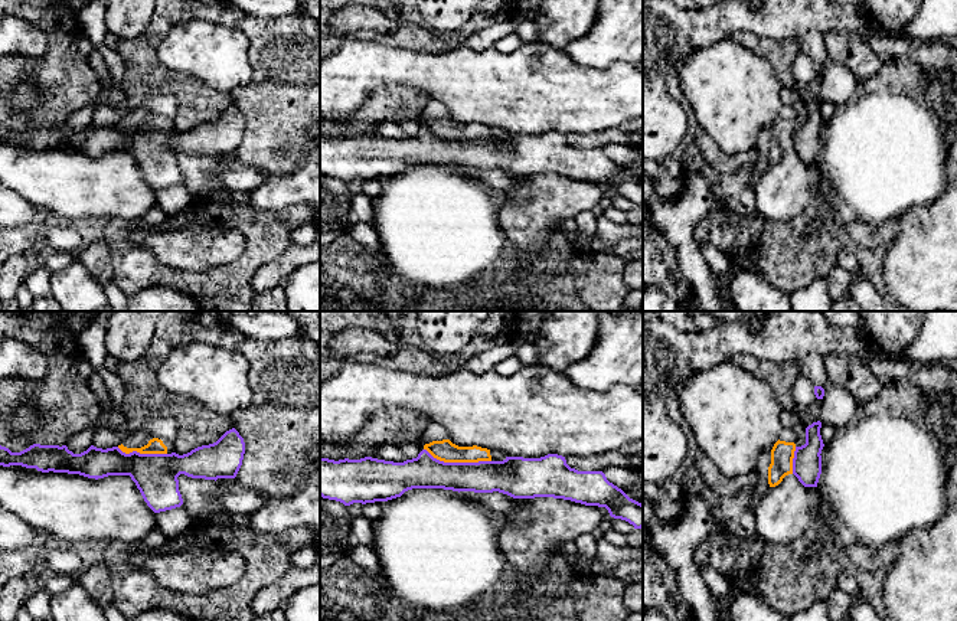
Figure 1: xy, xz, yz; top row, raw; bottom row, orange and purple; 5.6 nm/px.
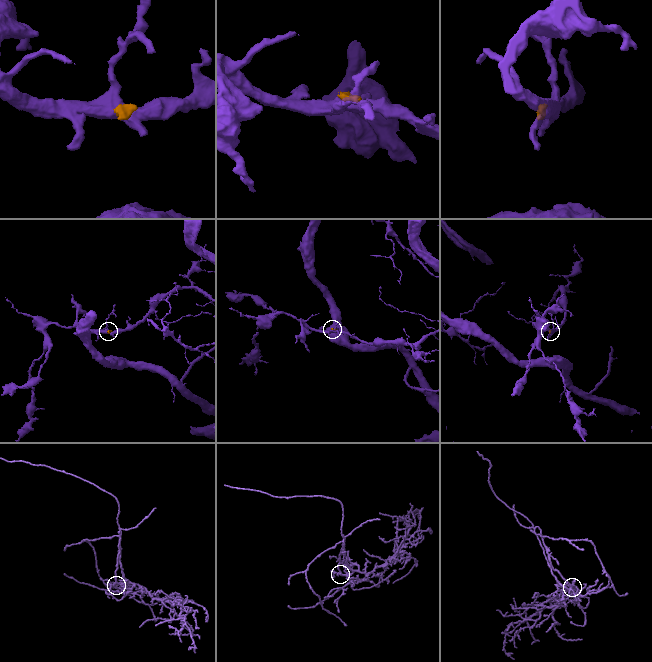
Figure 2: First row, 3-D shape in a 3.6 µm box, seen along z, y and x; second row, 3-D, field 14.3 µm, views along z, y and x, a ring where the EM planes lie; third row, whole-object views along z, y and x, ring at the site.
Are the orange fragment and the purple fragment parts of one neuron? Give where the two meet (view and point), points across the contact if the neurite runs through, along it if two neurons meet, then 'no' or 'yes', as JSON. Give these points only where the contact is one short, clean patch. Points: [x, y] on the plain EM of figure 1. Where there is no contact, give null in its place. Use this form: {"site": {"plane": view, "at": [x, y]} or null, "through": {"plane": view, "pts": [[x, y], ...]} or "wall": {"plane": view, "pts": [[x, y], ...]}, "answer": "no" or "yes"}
{"site": {"plane": "xz", "at": [457, 139]}, "wall": {"plane": "xz", "pts": [[424, 126], [444, 139], [490, 139]]}, "answer": "no"}

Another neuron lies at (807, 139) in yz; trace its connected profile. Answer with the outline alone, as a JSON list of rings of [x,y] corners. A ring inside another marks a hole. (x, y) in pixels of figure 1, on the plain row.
[[[813,99],[806,105],[806,121],[796,124],[793,135],[793,151],[804,164],[817,164],[822,151],[822,127],[824,124],[820,112],[822,99]]]

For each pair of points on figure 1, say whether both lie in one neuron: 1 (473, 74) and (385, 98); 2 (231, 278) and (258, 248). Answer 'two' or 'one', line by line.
1: two
2: one

